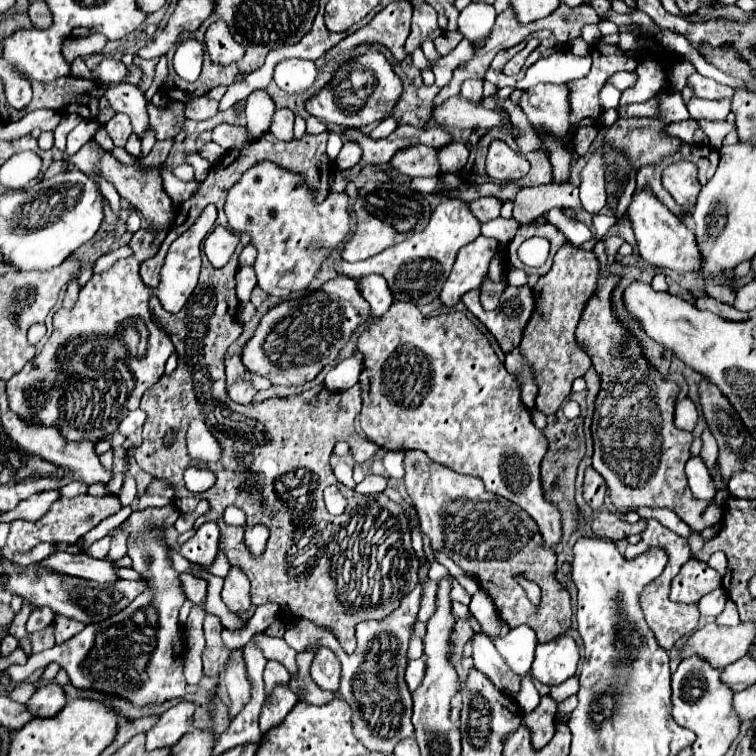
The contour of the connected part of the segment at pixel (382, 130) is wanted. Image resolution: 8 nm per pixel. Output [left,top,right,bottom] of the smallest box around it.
[369,116,397,138]

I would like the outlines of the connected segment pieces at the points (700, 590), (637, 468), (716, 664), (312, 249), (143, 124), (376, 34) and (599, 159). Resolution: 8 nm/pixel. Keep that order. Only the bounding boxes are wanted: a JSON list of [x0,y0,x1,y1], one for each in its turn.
[[669,558,721,604],[575,274,715,532],[679,622,753,670],[225,162,351,298],[107,84,149,138],[315,2,411,68],[579,146,607,214]]

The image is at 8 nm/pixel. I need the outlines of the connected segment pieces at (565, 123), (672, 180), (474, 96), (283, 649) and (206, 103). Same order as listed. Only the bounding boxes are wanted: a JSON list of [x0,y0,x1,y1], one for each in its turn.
[[519,84,571,134],[663,162,701,220],[461,80,483,102],[253,634,297,678],[185,96,217,120]]

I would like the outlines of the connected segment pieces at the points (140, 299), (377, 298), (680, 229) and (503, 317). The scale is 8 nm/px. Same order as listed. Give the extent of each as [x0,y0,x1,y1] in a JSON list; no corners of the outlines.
[[7,228,175,442],[357,274,393,316],[627,188,703,272],[463,286,535,352]]

